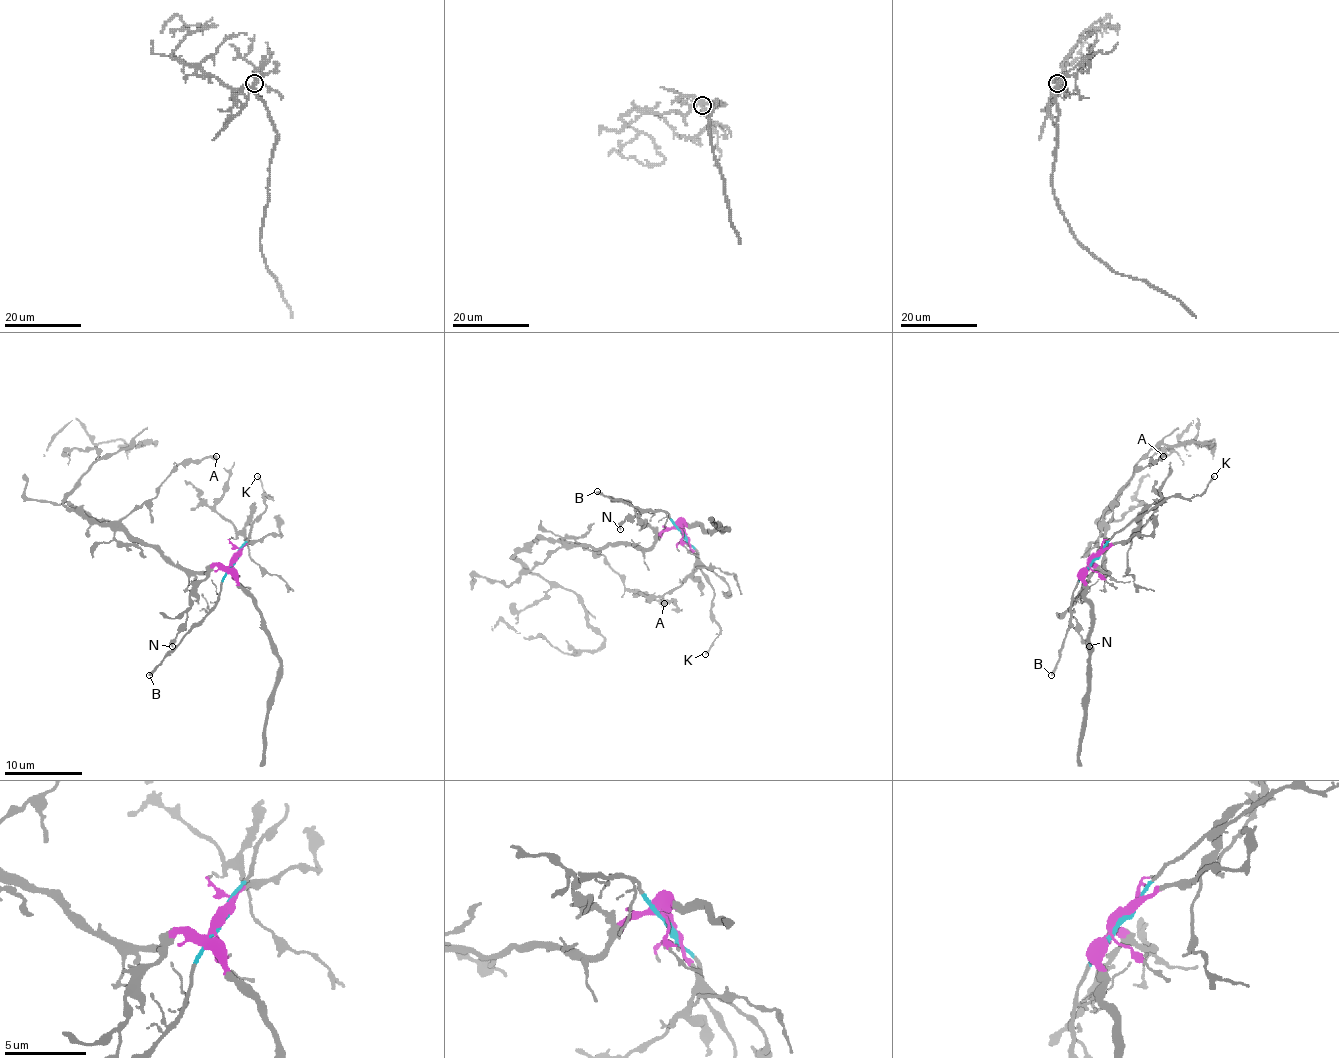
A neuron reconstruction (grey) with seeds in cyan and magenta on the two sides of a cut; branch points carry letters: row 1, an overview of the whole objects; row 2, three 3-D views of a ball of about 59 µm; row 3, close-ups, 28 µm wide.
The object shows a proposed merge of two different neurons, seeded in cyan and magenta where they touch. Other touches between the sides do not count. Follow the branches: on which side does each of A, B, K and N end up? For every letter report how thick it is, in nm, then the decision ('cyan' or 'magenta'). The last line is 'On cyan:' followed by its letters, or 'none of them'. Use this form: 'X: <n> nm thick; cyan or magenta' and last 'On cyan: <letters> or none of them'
A: 400 nm thick; magenta
B: 240 nm thick; cyan
K: 180 nm thick; cyan
N: 160 nm thick; magenta
On cyan: B, K

